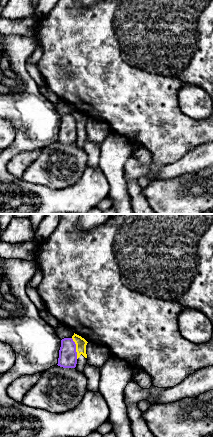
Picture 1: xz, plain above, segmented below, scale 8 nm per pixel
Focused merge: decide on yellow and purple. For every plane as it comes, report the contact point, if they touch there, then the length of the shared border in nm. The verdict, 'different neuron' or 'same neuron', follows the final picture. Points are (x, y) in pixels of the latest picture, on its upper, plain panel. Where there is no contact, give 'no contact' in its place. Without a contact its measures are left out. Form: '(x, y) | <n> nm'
(76, 124) | 180 nm

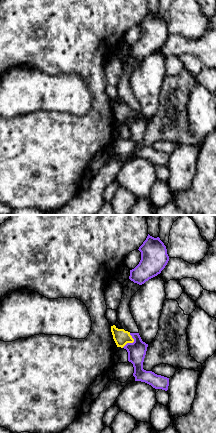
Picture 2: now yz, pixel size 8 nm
(131, 118) | 140 nm

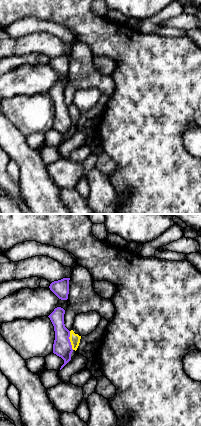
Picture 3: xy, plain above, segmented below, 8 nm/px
(70, 116) | 160 nm

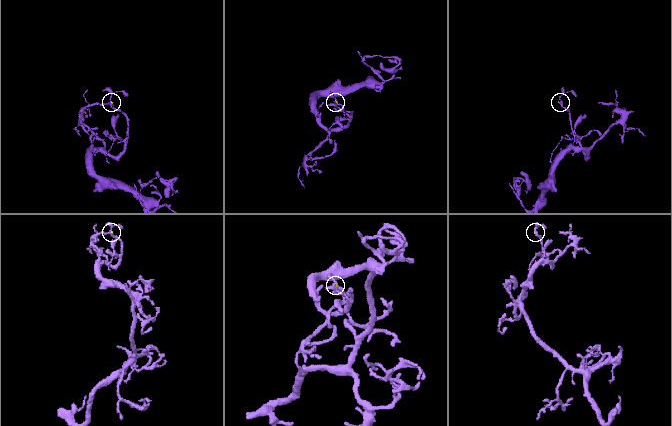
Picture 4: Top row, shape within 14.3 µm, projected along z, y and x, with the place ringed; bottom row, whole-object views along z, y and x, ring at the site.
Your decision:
different neuron

